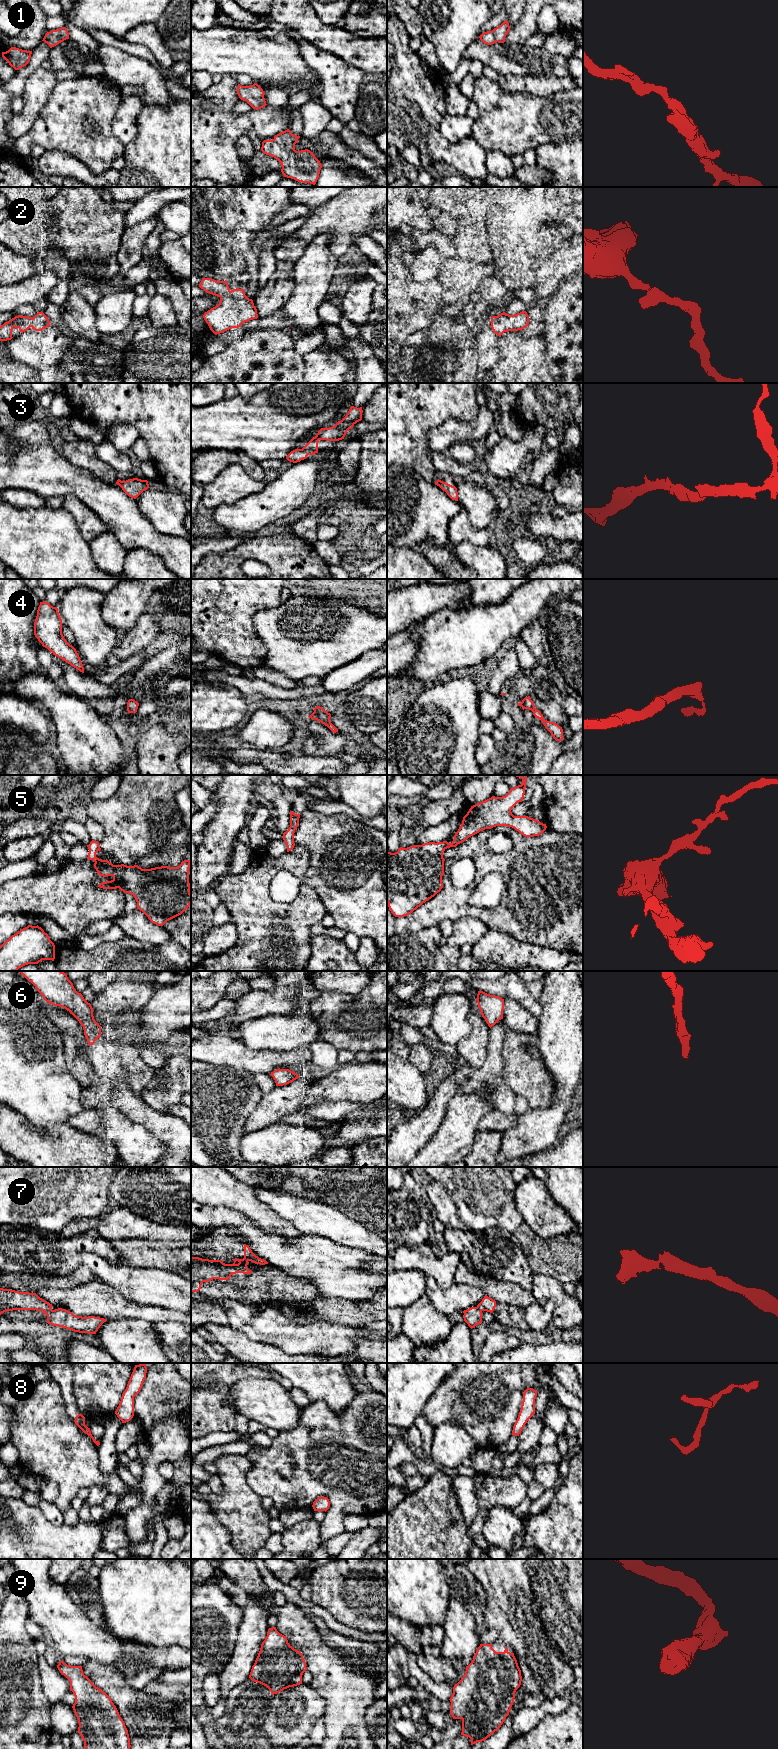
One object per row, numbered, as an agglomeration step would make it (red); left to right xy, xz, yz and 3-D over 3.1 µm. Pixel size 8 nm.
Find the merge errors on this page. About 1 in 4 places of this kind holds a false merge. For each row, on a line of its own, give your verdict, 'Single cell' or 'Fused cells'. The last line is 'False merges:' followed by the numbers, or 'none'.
1: Single cell
2: Single cell
3: Single cell
4: Single cell
5: Single cell
6: Single cell
7: Fused cells
8: Single cell
9: Single cell
False merges: 7

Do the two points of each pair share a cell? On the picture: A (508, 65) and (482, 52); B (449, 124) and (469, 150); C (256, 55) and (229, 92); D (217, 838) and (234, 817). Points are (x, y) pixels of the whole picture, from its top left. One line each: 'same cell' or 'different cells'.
A: same cell
B: different cells
C: different cells
D: same cell

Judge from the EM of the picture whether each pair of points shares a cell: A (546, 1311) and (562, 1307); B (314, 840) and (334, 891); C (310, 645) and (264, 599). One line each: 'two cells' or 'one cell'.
A: two cells
B: one cell
C: two cells

